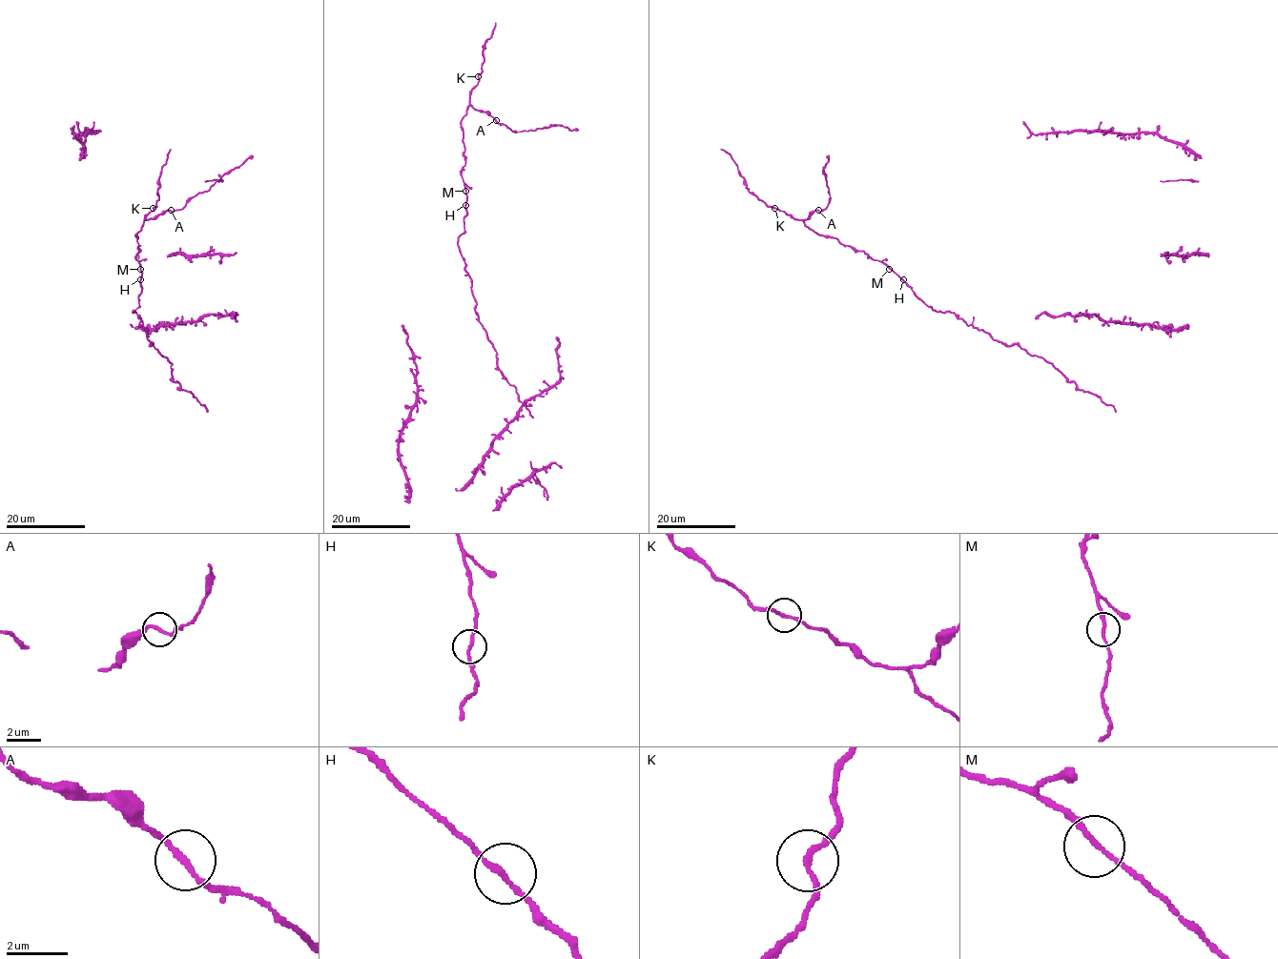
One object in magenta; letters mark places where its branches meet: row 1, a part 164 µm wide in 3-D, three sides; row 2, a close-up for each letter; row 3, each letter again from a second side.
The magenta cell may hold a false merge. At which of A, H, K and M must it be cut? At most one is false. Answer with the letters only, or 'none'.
none

